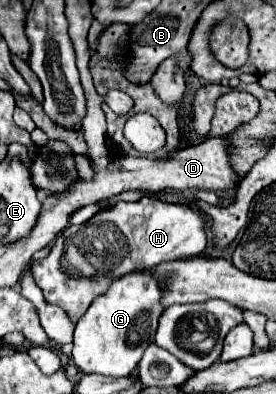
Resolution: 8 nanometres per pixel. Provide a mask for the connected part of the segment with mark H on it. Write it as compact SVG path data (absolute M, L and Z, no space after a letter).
M142 196L138 202L118 202L116 206L100 210L84 226L68 226L62 230L50 254L32 264L32 276L46 300L62 306L66 314L70 314L70 320L78 322L90 302L98 294L104 294L114 280L132 272L152 270L158 262L198 256L204 248L206 232L198 212L182 204Z

